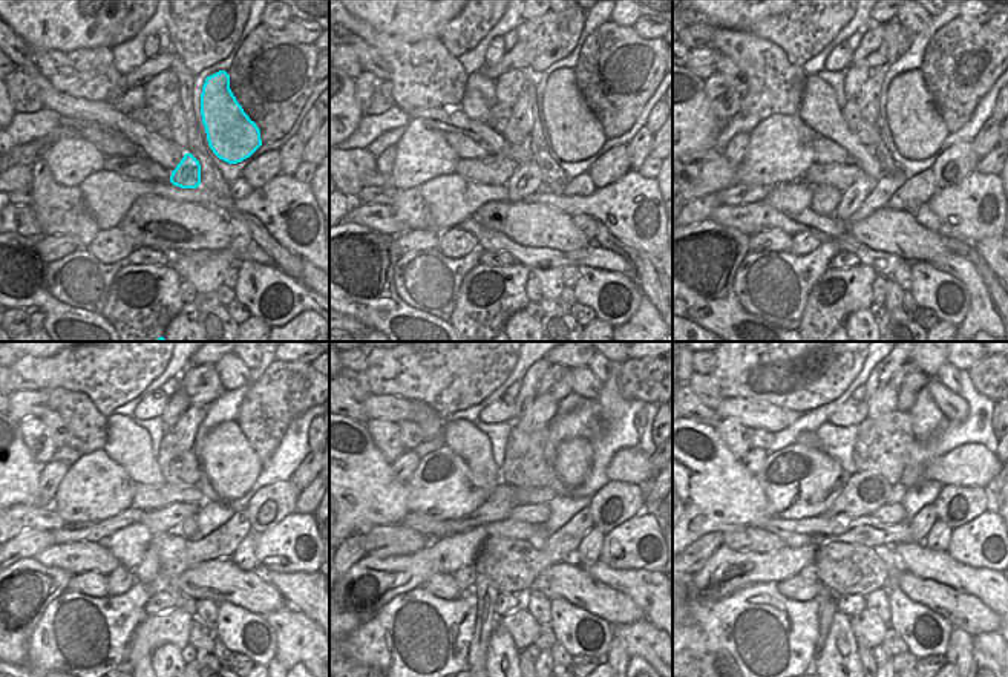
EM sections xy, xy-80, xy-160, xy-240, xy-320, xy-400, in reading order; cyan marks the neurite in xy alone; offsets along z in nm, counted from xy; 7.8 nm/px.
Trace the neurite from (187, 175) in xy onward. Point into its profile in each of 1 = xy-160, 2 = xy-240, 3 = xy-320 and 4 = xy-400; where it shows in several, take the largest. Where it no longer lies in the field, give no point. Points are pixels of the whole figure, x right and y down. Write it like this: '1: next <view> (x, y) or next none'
1: next xy-160 (854, 196)
2: next xy-240 (147, 570)
3: next xy-320 (486, 593)
4: next xy-400 (828, 601)

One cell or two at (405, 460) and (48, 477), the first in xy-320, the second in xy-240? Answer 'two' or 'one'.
one

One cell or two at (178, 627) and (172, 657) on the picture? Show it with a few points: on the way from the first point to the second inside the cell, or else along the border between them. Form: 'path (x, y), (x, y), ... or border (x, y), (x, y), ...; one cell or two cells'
border (180, 648), (172, 644), (163, 644), (150, 654); two cells

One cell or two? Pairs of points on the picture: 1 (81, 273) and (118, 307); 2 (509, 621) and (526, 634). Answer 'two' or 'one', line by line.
1: two
2: one

